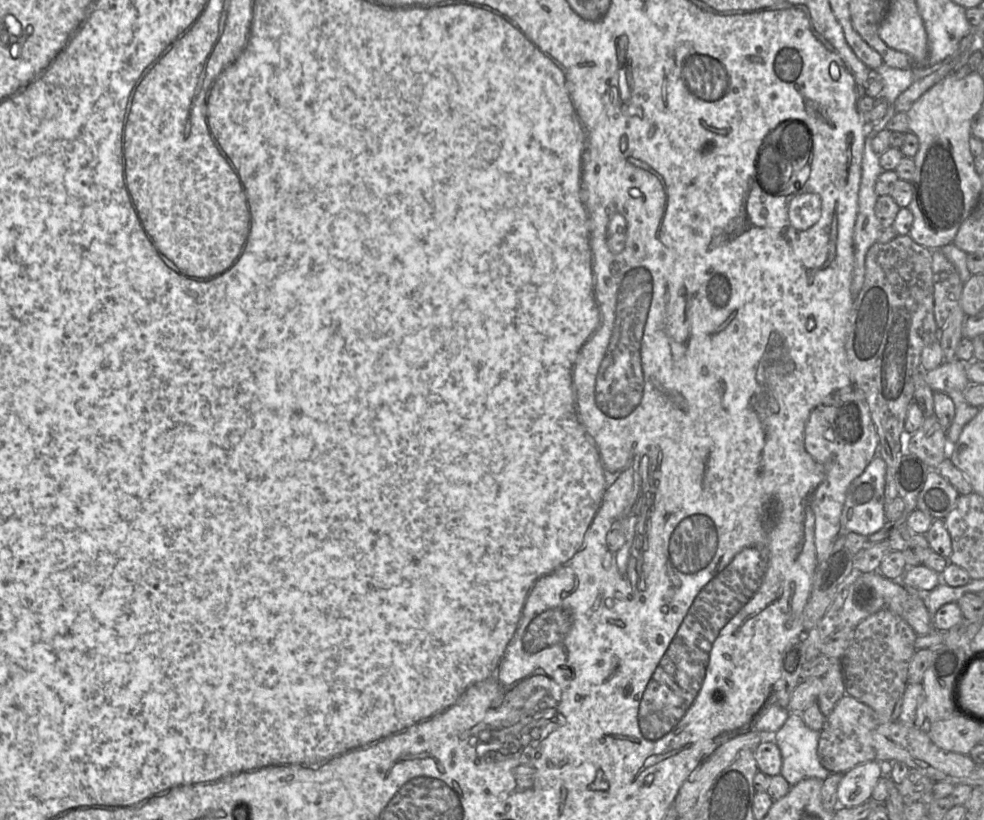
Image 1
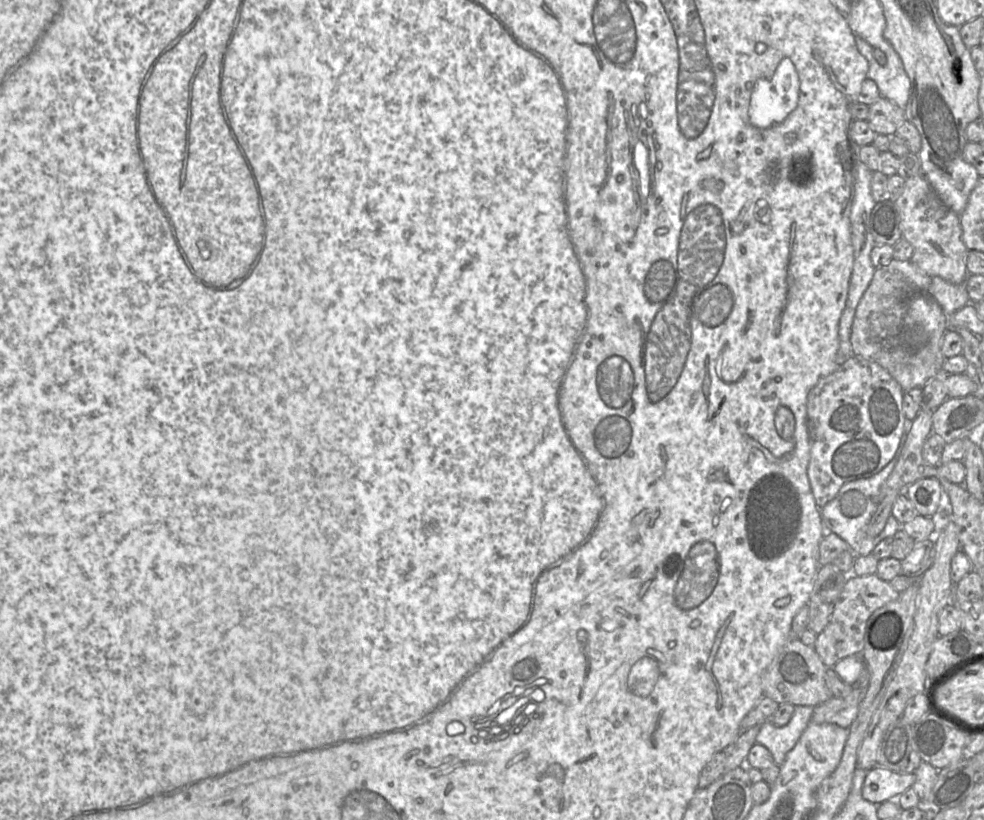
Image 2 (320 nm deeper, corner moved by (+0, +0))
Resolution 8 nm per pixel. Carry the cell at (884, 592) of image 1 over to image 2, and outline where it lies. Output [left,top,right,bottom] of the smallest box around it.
[814,573,898,668]

